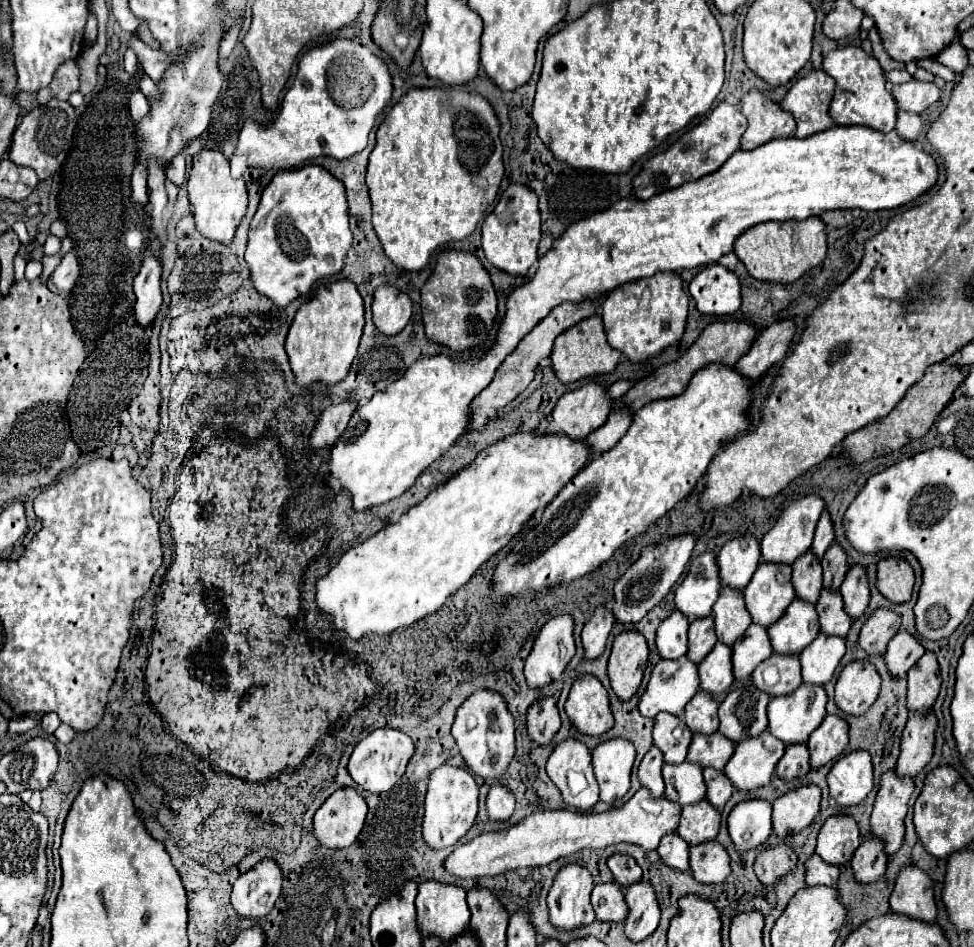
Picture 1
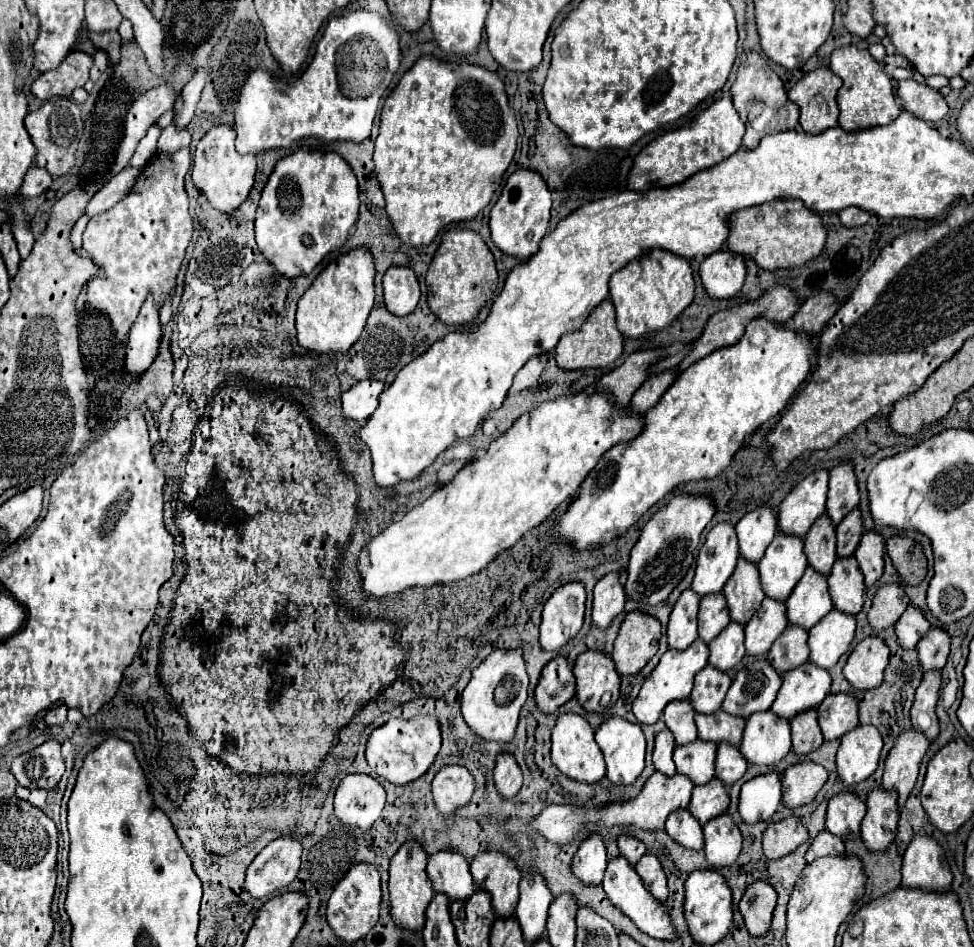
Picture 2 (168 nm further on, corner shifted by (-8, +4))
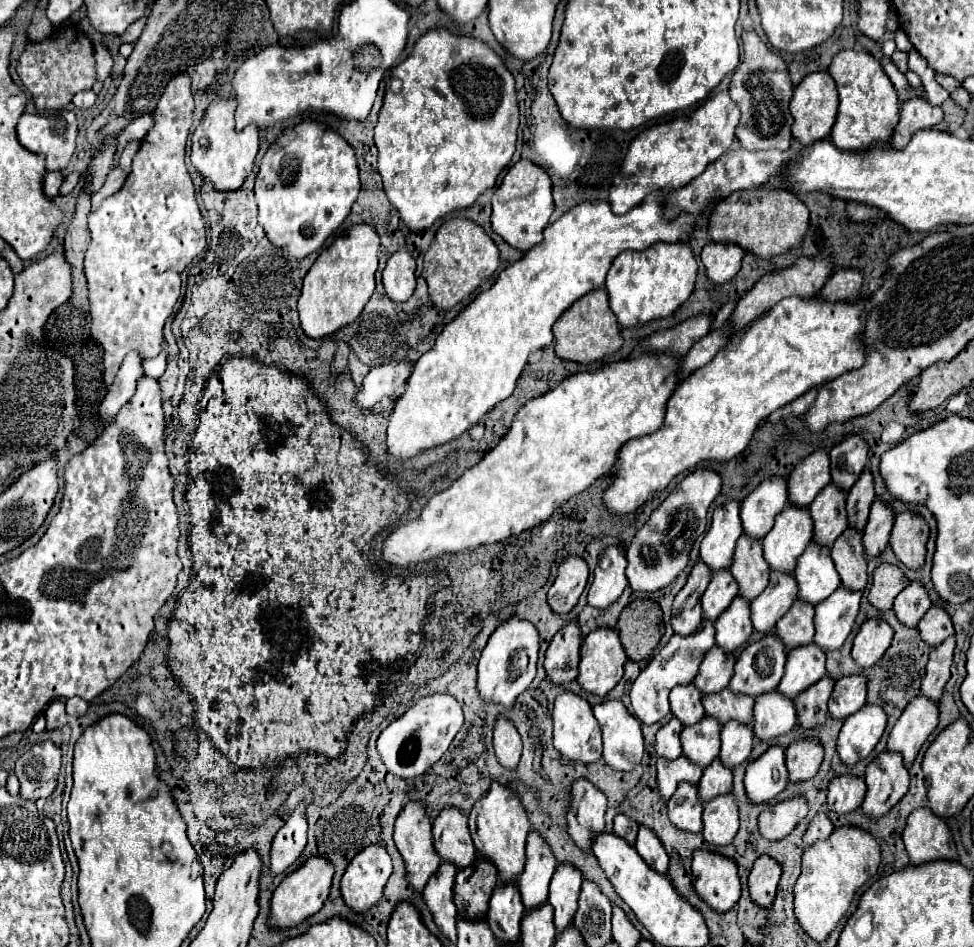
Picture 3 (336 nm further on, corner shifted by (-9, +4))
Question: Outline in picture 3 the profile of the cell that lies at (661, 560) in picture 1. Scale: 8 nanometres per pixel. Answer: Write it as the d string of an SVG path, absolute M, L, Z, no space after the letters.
M698 468L690 472L668 496L666 500L650 514L648 522L632 538L626 556L626 578L632 590L636 592L654 592L670 582L686 568L688 554L698 536L706 530L706 512L712 500L720 492L720 476L714 470Z

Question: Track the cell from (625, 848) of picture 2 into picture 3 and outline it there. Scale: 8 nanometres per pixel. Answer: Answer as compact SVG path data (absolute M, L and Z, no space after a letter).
M618 814L618 816L614 818L614 832L616 832L618 836L622 836L626 842L634 844L636 834L638 834L638 824L636 824L630 816Z

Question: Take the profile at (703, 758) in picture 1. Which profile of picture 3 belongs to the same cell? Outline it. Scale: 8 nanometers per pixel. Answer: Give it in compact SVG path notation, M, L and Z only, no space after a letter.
M724 688L716 694L704 694L702 696L706 716L720 718L720 722L728 720L740 720L744 724L752 722L752 710L754 710L754 698L746 694L734 694L730 688Z

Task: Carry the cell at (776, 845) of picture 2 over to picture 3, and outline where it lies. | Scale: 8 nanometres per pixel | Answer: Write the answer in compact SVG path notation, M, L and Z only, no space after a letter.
M792 796L782 802L770 804L758 816L760 834L768 840L780 840L786 834L790 834L796 828L796 824L802 818L806 818L806 814L808 814L808 804L804 796Z

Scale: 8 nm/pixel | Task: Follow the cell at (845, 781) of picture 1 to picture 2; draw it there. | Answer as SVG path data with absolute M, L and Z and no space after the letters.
M859 726L841 738L837 750L837 774L843 784L853 786L867 780L879 764L883 740L875 726Z

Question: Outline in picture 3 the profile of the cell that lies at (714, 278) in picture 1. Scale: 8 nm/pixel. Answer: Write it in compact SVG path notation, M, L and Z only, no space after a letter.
M710 242L702 250L702 262L706 266L706 274L712 282L724 284L736 276L742 264L744 250L736 244L716 244Z

